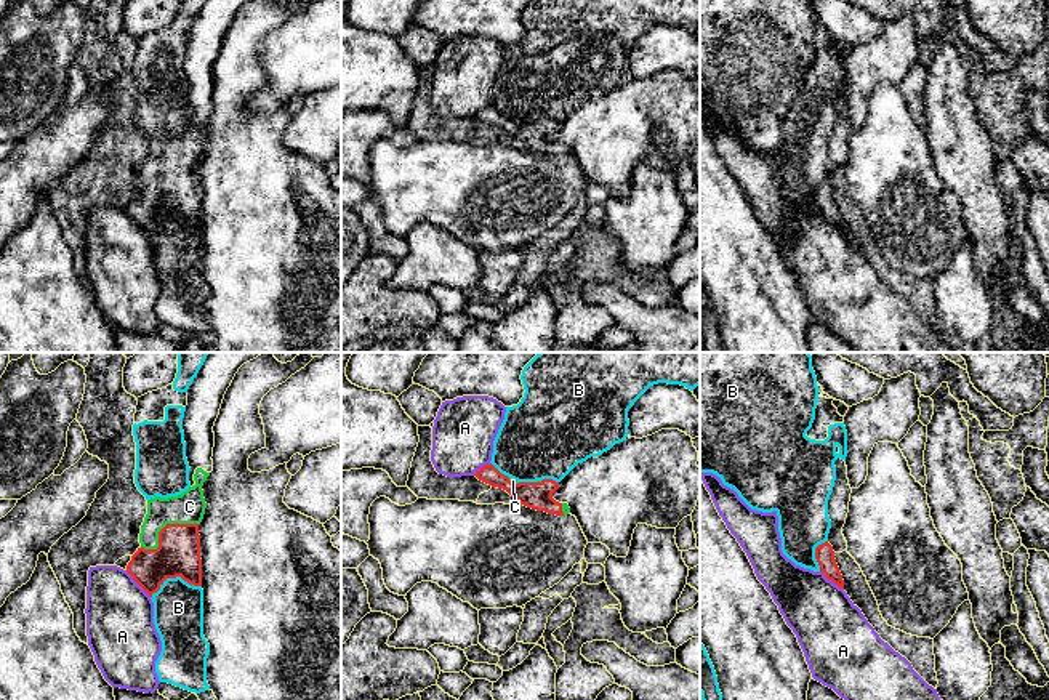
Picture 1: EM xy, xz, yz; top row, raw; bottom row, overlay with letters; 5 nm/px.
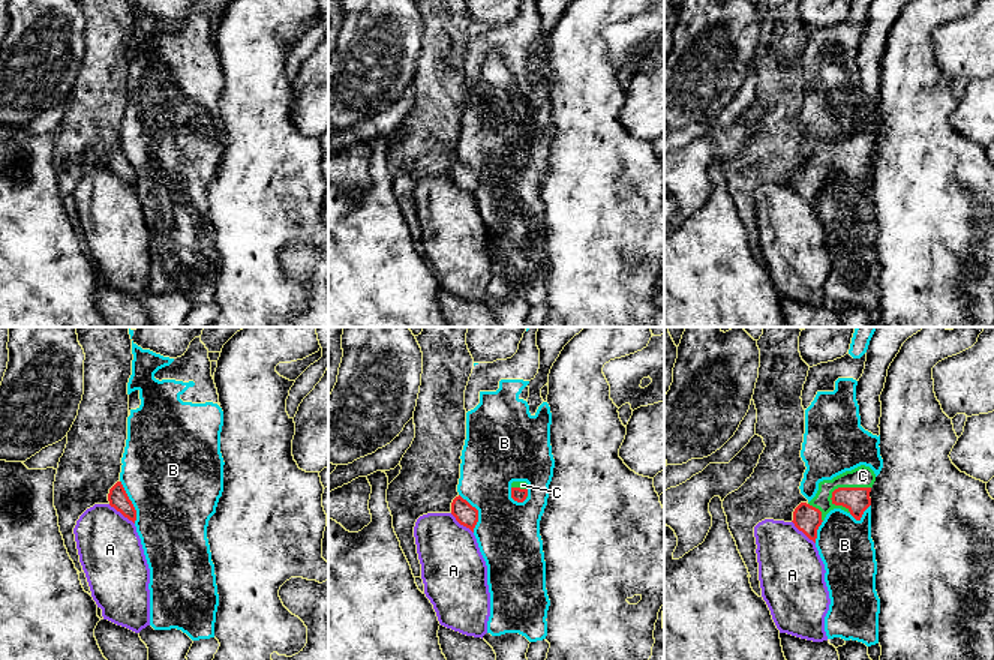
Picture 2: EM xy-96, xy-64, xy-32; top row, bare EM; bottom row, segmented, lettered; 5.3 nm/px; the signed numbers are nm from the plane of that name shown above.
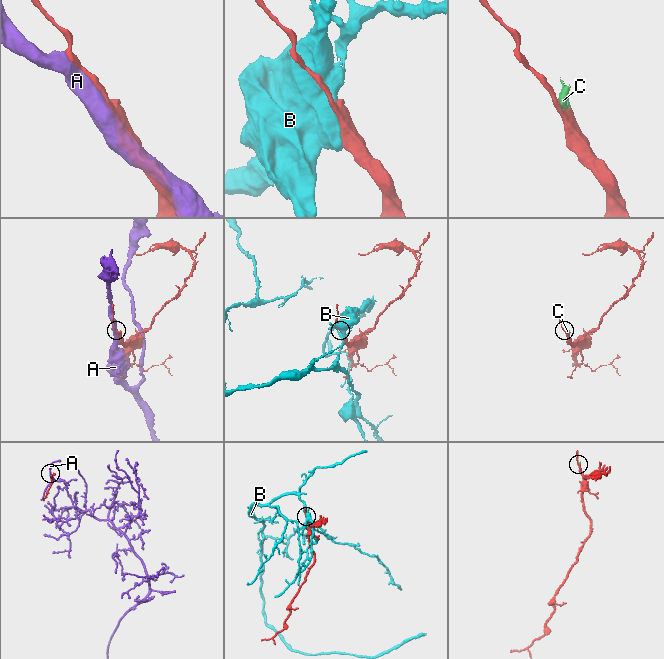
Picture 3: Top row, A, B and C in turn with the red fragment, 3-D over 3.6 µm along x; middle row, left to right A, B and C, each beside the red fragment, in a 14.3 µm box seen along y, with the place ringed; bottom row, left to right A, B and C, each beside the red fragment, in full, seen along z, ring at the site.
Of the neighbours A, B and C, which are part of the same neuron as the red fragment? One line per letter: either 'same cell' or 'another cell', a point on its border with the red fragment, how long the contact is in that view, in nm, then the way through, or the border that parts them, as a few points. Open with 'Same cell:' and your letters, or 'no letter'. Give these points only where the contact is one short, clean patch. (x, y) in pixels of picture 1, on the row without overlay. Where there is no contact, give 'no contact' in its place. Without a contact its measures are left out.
Same cell: C
A: another cell; meets red in xy at (138, 225); contact 190 nm long
B: another cell; meets red in xy at (173, 218); contact 260 nm long
C: same cell; meets red in xy at (164, 168); contact 320 nm long; runs through xy (178, 196), (170, 188), (164, 168), (172, 165), (189, 148)

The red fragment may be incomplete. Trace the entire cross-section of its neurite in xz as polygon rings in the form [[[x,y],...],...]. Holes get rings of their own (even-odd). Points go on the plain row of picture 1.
[[[492,104],[482,107],[474,117],[492,128],[506,131],[527,149],[556,157],[567,157],[570,154],[567,144],[559,144],[553,139],[553,135],[559,130],[559,123],[553,120],[517,123],[501,115]]]

